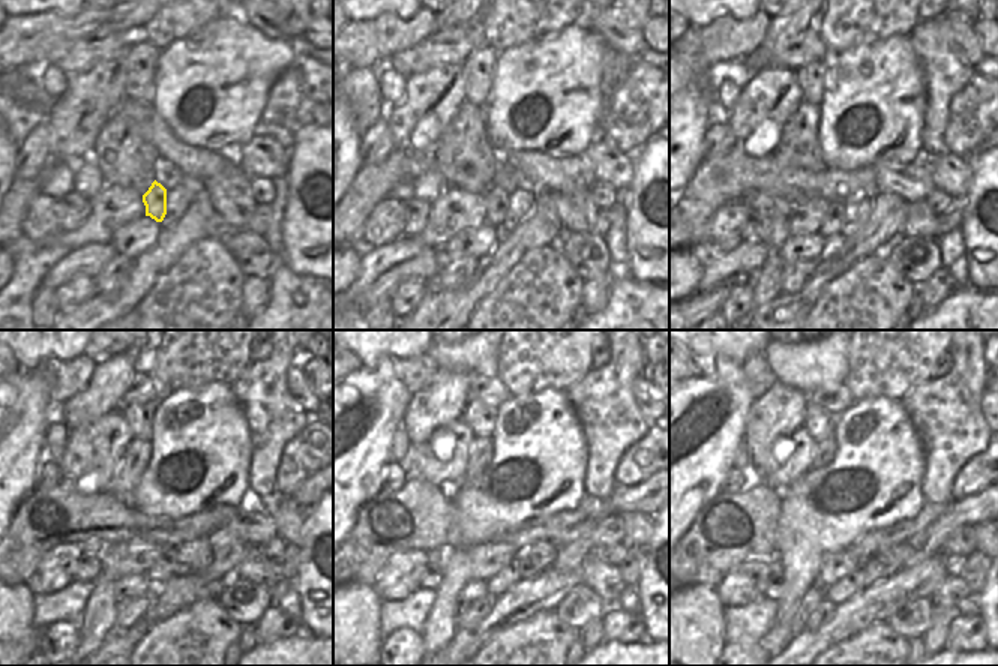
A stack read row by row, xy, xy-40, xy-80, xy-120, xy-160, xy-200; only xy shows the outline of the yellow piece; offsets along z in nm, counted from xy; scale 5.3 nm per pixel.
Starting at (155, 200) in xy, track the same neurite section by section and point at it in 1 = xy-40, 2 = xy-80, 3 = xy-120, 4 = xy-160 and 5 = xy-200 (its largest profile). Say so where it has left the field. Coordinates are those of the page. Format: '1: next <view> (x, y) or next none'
1: next xy-40 (495, 201)
2: next xy-80 (833, 221)
3: next xy-120 (161, 572)
4: next xy-160 (497, 585)
5: next xy-200 (851, 585)

